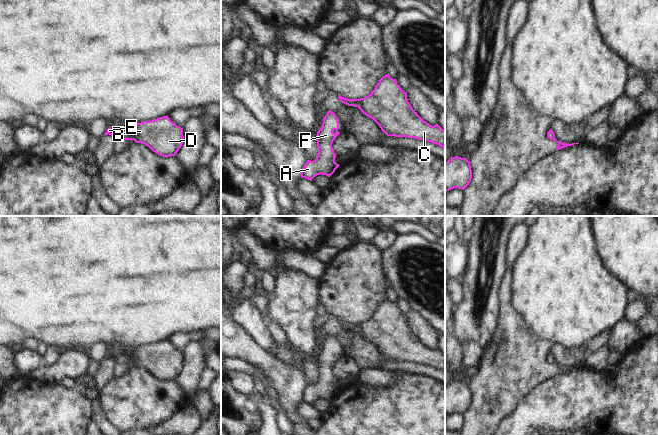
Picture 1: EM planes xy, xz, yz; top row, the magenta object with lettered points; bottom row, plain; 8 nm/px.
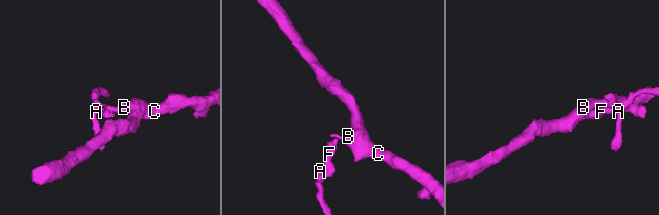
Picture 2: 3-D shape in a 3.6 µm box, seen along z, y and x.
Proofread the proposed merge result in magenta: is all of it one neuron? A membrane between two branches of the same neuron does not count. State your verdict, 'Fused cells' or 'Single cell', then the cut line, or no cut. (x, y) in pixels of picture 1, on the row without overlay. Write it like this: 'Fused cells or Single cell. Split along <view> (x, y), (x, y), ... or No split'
Fused cells. Split along xz (339, 320), (343, 326).

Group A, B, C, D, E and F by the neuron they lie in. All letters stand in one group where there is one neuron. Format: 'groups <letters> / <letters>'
groups A F / B C D E

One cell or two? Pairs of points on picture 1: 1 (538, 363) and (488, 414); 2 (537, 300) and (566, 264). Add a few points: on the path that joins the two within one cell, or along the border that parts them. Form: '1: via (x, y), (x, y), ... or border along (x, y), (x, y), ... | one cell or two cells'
1: via (525, 375), (499, 401) | one cell
2: via (546, 291), (559, 278), (559, 273) | one cell

